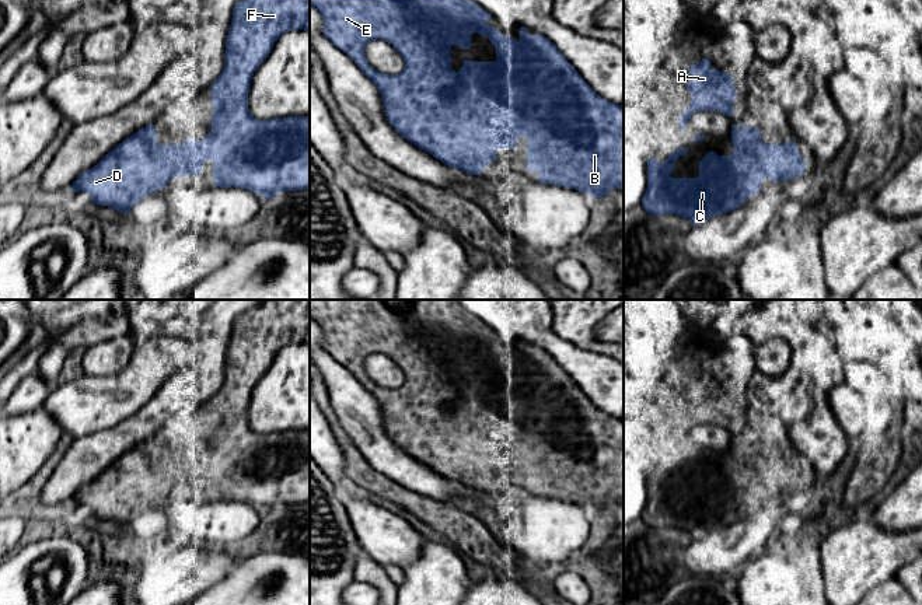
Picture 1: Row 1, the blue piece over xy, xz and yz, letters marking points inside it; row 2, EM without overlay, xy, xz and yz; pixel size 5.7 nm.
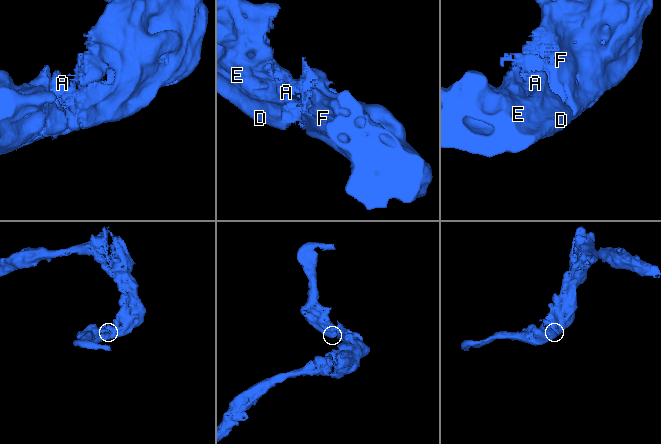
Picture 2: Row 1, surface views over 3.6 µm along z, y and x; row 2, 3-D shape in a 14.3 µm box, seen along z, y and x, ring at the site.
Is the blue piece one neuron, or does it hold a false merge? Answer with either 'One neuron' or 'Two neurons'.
One neuron

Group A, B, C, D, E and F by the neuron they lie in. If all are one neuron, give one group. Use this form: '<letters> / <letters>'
A B C D E F

